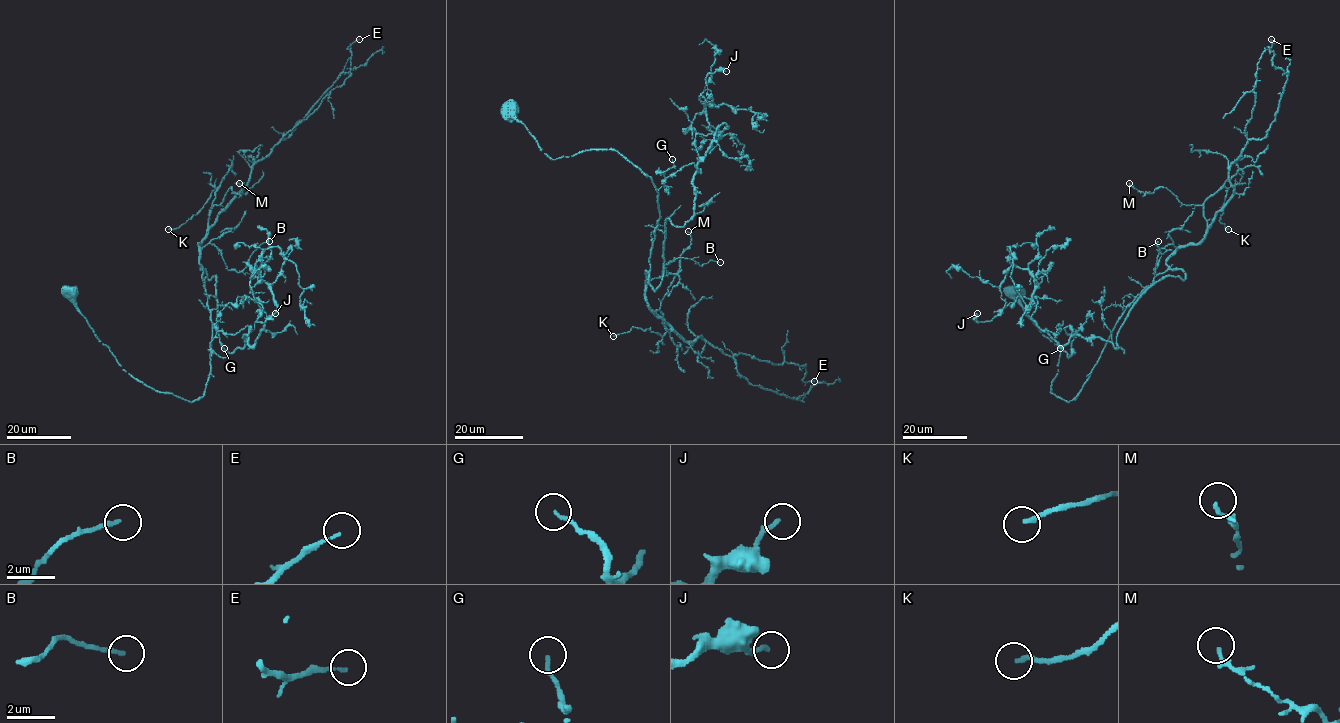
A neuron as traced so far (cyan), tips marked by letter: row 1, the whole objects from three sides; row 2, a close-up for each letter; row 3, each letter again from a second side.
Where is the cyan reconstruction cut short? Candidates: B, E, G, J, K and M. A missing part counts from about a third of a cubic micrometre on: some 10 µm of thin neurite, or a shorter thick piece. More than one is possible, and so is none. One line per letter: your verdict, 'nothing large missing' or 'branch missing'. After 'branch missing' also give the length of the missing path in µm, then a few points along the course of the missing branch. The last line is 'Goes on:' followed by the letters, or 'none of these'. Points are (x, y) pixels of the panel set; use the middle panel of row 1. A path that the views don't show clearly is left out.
B: nothing large missing
E: nothing large missing
G: nothing large missing
J: nothing large missing
K: nothing large missing
M: nothing large missing
Goes on: none of these

